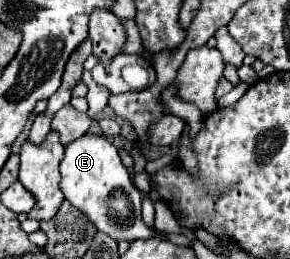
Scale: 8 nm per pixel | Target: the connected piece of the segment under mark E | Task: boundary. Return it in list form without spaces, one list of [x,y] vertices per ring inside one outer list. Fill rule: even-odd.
[[[84,134],[80,140],[74,140],[72,144],[66,144],[64,158],[60,162],[60,174],[62,174],[60,188],[66,196],[66,200],[70,200],[78,210],[82,210],[98,230],[106,232],[114,240],[124,238],[128,242],[138,240],[138,238],[150,238],[150,236],[156,234],[154,228],[148,228],[144,224],[142,214],[140,214],[140,206],[142,206],[144,196],[132,184],[132,176],[124,168],[120,156],[118,156],[118,148],[108,138],[96,136],[96,134]],[[116,188],[122,188],[128,194],[128,200],[132,204],[132,216],[128,218],[128,222],[118,222],[118,220],[110,218],[108,196]]]

